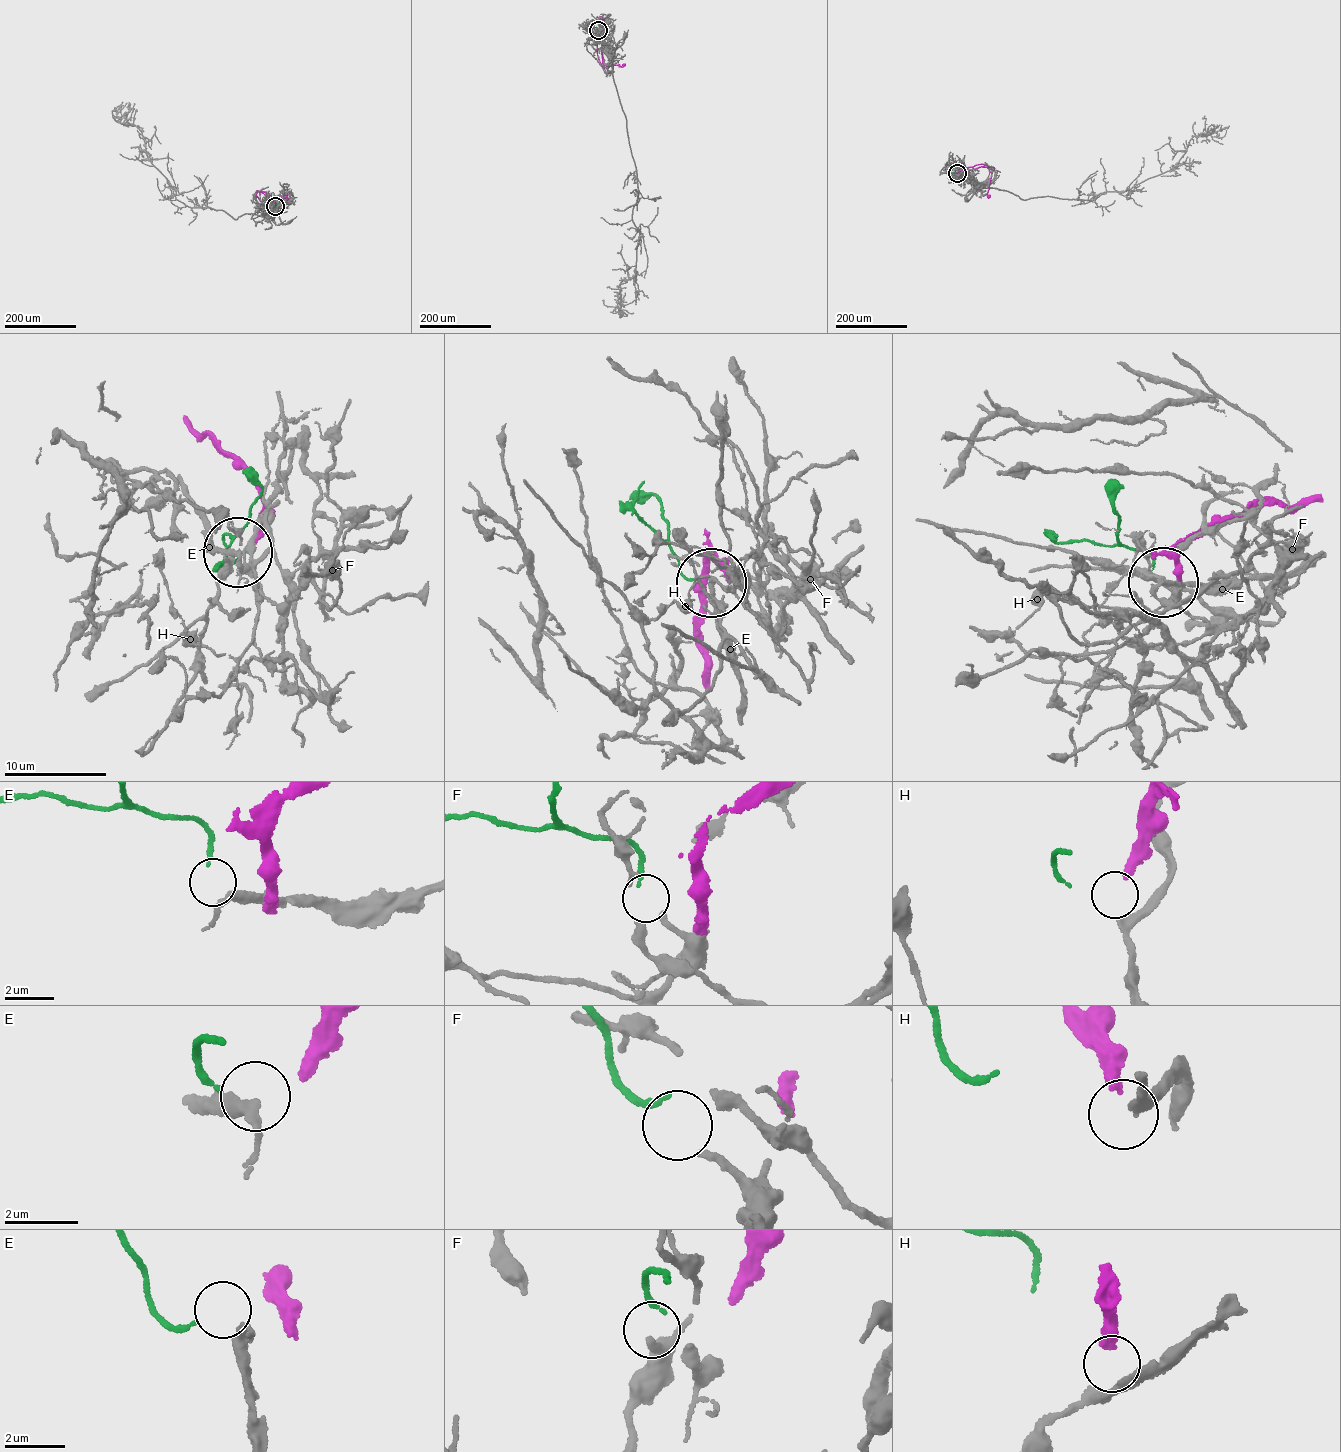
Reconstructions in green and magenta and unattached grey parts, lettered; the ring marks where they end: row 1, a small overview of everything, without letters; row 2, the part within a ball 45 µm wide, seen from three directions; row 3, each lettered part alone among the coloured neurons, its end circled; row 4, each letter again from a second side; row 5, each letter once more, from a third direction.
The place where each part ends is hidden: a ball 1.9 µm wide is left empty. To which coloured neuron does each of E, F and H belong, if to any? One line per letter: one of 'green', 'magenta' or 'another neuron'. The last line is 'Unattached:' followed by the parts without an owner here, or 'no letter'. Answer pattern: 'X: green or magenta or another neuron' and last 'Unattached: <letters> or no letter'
E: another neuron
F: green
H: magenta
Unattached: E

